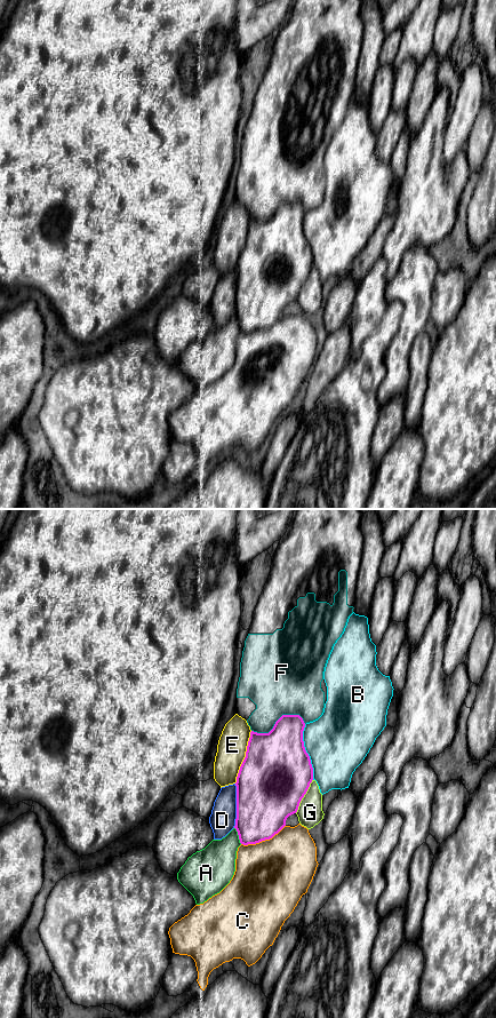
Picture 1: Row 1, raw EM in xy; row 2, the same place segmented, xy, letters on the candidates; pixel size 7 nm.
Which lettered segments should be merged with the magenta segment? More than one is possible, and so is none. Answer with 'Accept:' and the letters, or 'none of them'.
Accept: none of them

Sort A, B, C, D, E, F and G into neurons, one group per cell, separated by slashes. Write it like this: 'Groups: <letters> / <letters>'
Groups: A / B / C / D / E / F / G

